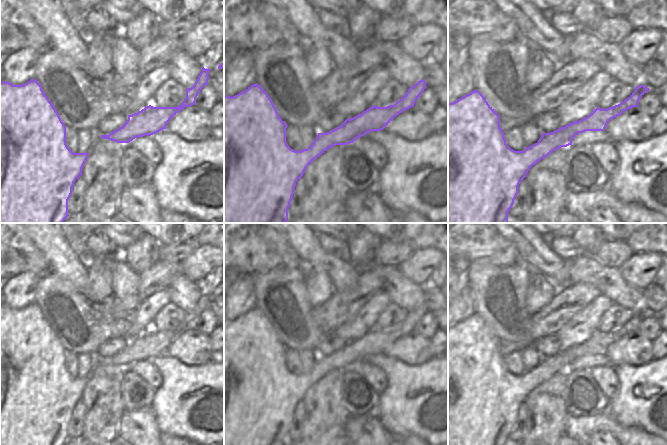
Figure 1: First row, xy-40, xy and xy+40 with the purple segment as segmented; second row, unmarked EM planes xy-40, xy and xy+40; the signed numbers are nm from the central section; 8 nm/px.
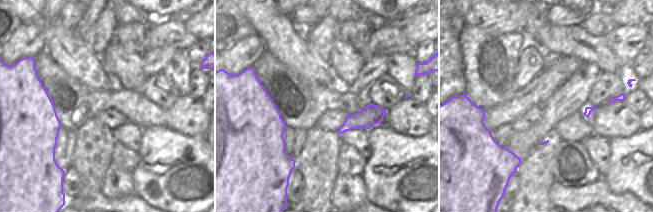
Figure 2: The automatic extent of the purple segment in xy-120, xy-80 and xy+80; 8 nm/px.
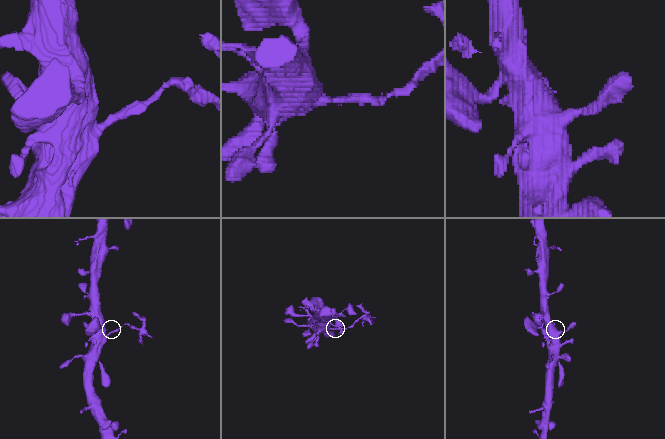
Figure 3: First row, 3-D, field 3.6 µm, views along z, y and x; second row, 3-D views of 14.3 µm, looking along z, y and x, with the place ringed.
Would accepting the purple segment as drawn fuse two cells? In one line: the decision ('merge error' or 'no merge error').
merge error

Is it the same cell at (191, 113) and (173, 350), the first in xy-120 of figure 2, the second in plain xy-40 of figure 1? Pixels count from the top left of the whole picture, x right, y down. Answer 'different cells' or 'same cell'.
same cell

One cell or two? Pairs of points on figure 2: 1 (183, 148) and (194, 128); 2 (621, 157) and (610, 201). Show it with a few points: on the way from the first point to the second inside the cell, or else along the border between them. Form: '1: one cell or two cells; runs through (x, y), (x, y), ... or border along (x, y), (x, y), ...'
1: two cells; border along (168, 127), (188, 136), (204, 136)
2: two cells; border along (601, 178), (614, 192), (632, 193), (636, 197)

